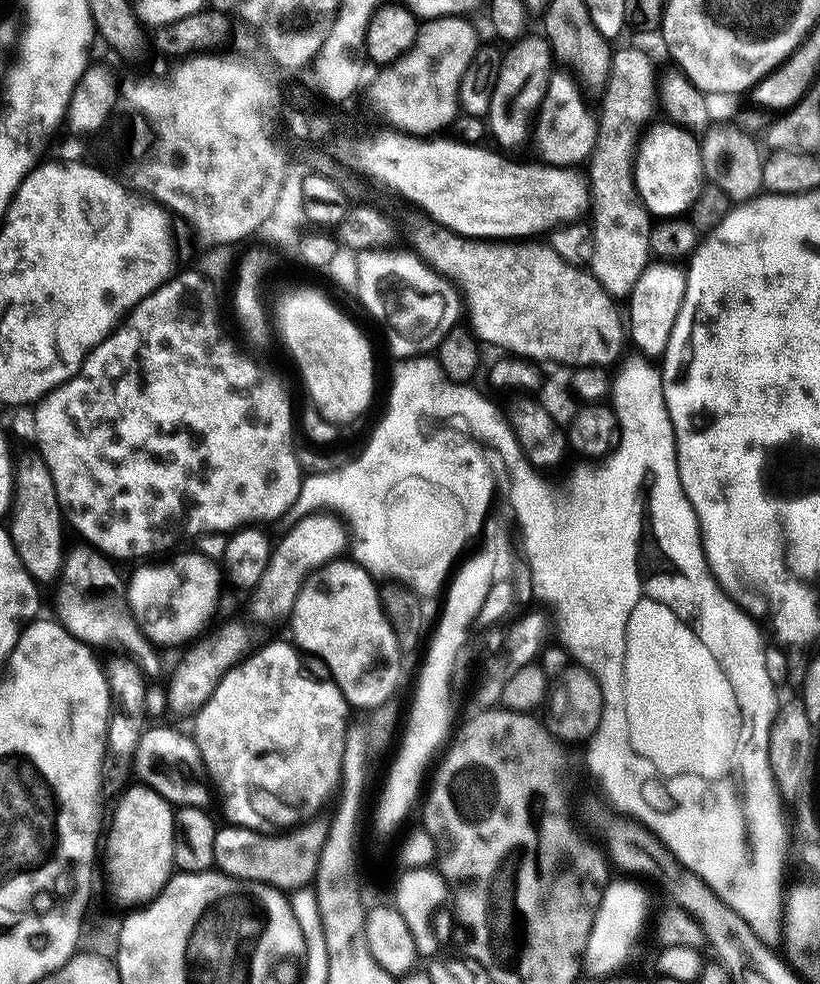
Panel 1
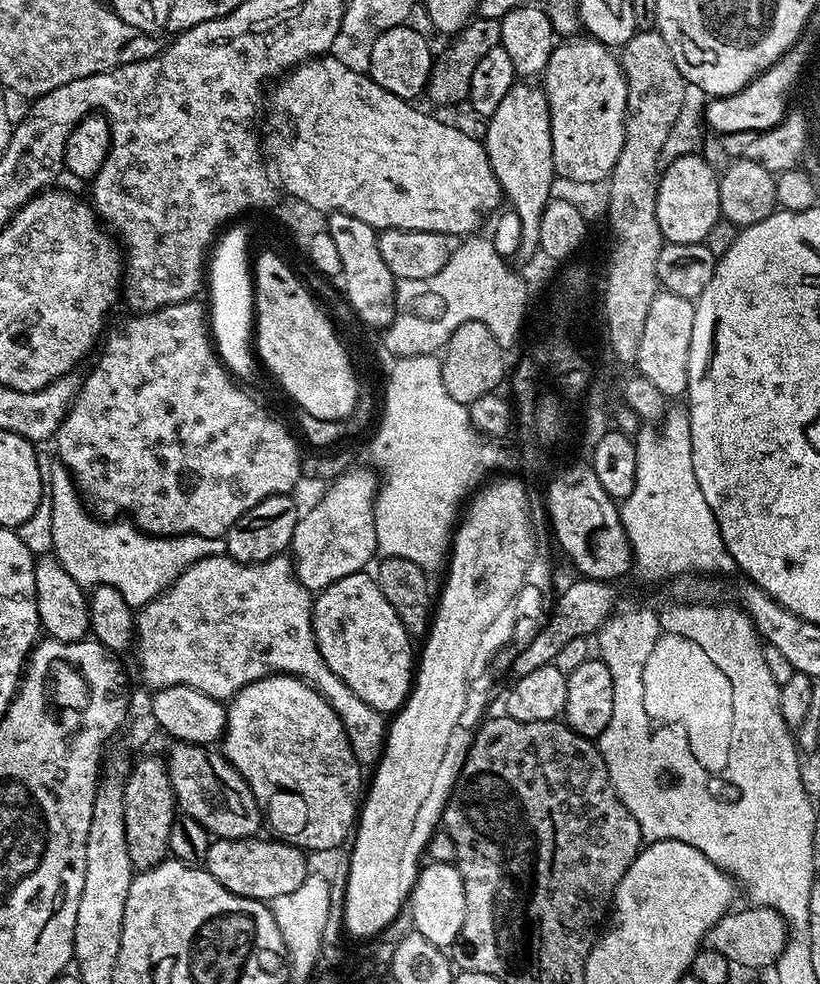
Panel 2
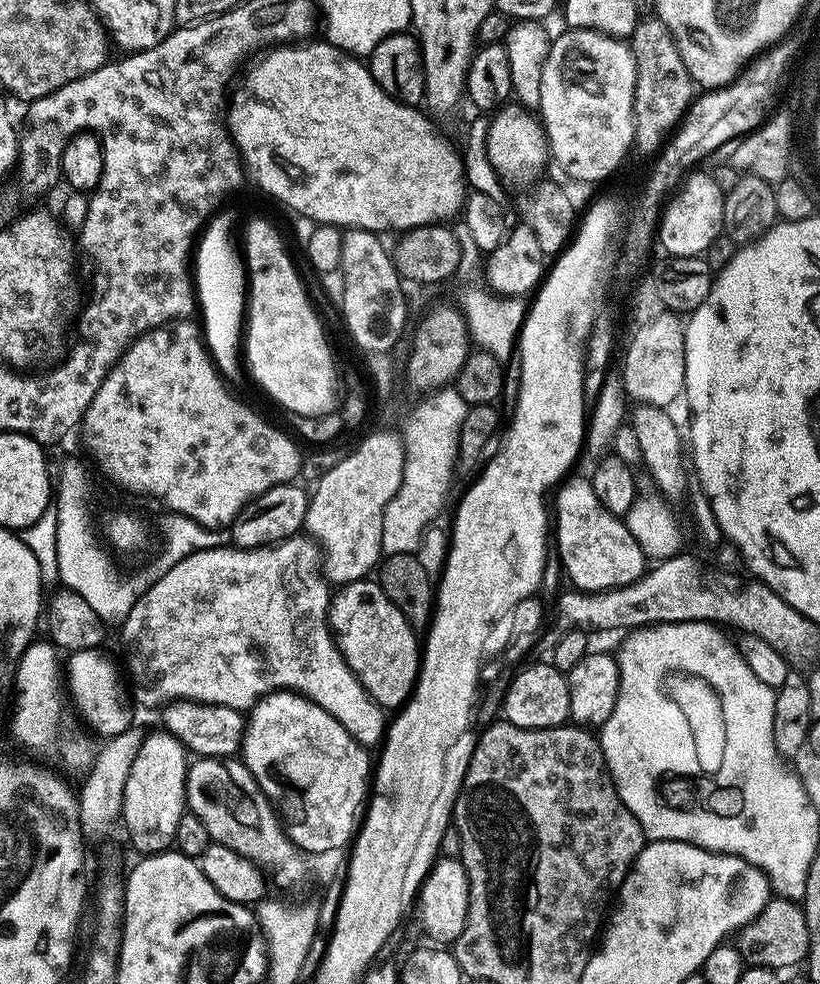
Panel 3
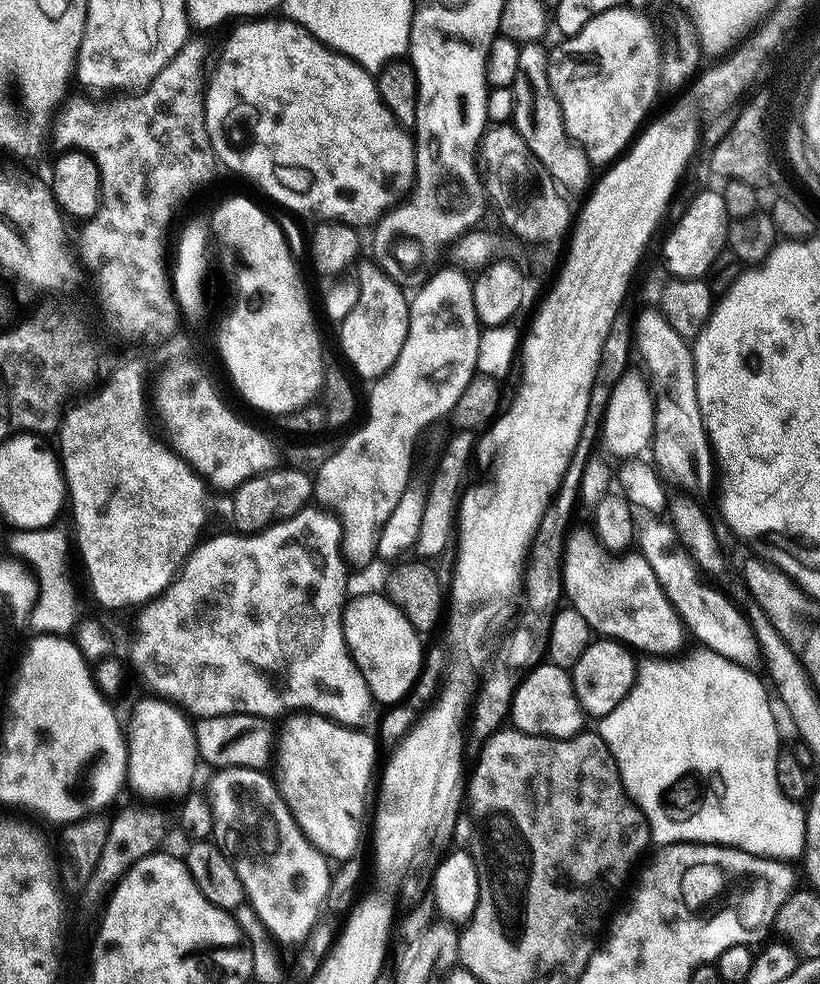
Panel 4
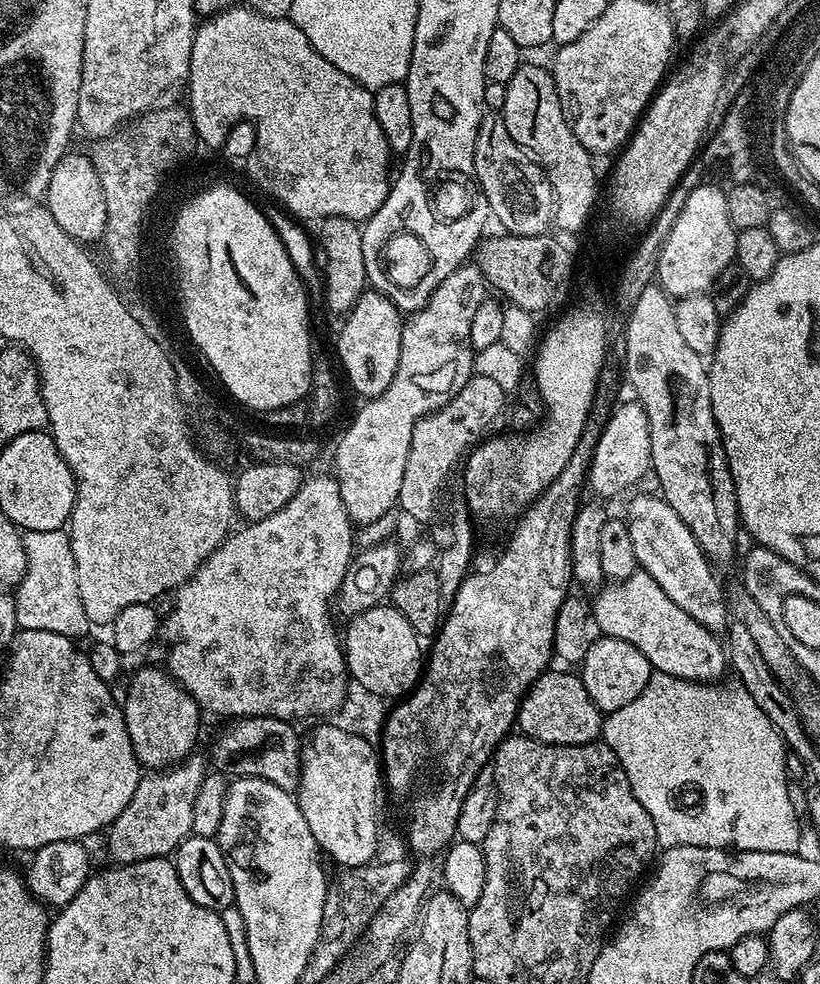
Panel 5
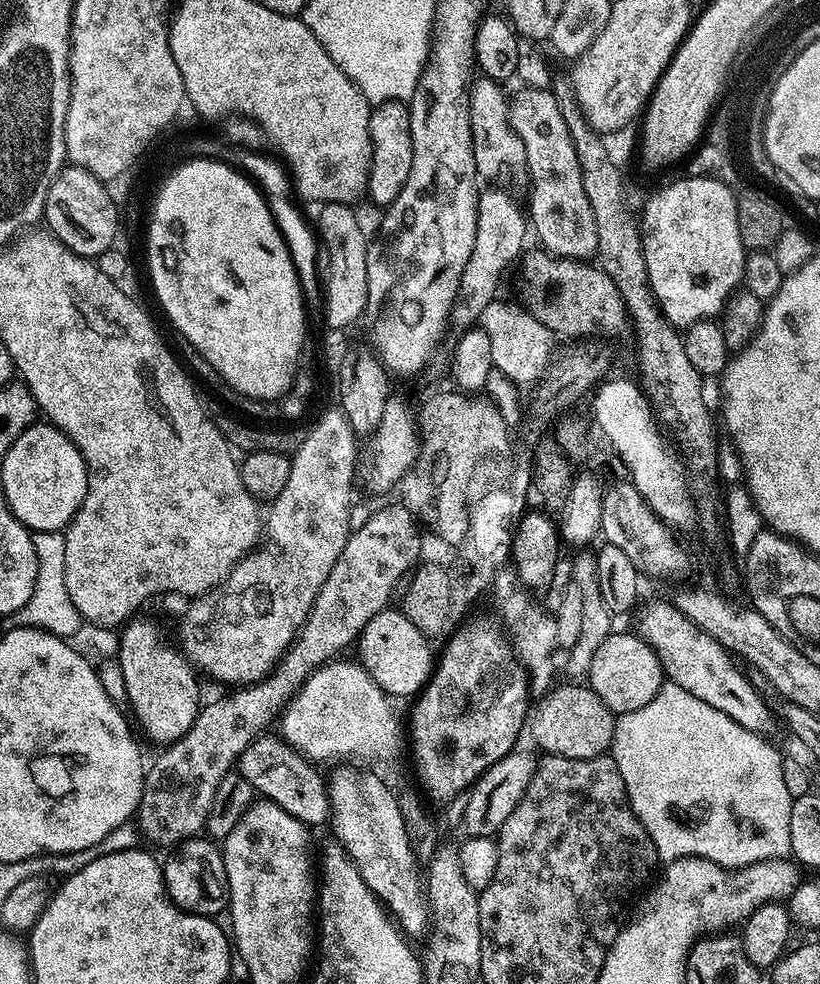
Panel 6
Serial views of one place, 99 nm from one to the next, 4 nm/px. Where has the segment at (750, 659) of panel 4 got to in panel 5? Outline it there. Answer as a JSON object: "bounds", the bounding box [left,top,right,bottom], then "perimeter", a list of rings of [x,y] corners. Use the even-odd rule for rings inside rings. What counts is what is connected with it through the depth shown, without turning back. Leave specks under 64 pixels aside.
{"bounds":[624,494,730,633],"perimeter":[[[640,494],[629,502],[624,521],[634,545],[637,565],[648,572],[675,605],[686,610],[695,622],[712,633],[723,633],[730,621],[725,589],[716,581],[717,573],[712,564],[674,508],[659,495]]]}

